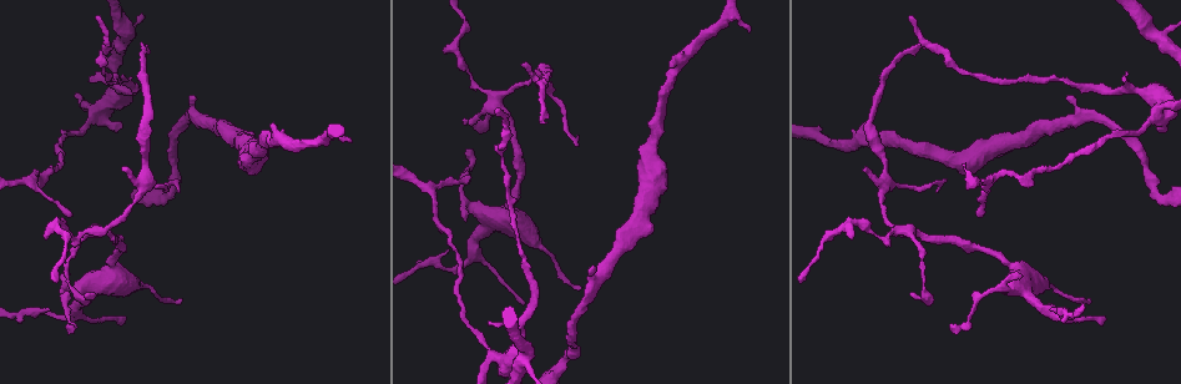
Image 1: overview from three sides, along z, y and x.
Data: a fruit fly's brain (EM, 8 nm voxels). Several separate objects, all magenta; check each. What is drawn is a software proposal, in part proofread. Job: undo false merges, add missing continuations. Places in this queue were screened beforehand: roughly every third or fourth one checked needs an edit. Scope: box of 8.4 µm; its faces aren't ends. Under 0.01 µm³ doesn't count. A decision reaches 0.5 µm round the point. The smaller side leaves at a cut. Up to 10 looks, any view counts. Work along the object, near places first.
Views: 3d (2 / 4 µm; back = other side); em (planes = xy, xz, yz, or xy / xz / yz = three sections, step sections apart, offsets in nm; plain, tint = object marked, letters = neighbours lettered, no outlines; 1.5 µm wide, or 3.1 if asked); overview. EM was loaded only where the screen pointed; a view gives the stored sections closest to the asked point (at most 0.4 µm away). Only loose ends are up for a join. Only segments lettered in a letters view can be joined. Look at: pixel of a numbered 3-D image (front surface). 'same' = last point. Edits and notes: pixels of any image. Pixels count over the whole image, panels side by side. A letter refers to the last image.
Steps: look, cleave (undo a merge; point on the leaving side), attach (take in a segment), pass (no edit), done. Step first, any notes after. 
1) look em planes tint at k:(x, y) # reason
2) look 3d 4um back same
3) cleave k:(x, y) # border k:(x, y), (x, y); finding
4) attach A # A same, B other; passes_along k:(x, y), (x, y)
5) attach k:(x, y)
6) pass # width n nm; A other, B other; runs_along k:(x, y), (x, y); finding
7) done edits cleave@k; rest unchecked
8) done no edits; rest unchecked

look 3d 2um back at 1:(1160, 94) # four arms meet

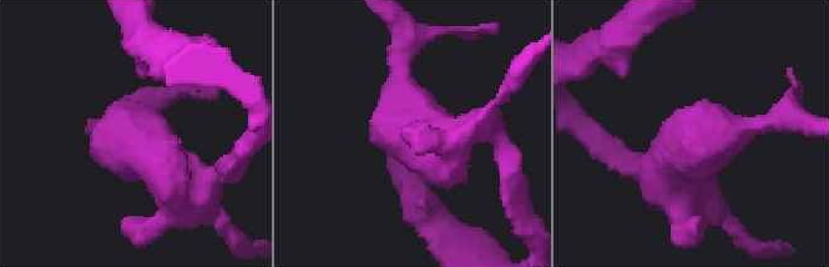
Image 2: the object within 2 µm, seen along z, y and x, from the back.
look em yz step 8 tint at 2:(697, 141) # arms 4

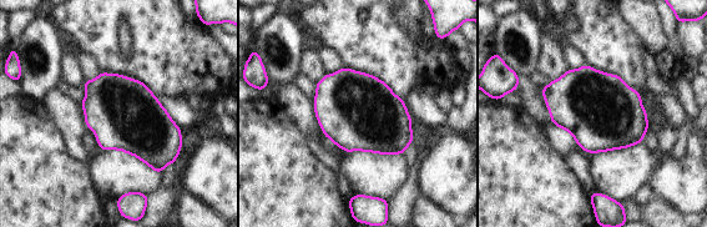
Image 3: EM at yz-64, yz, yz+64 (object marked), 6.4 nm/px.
look em yz step 8 letters same

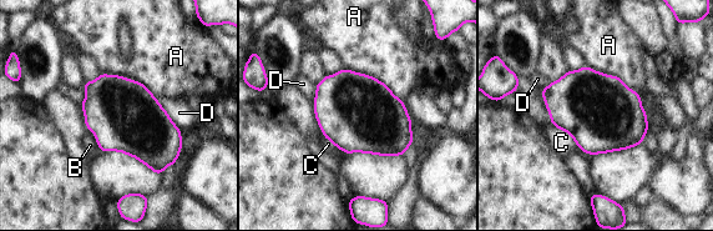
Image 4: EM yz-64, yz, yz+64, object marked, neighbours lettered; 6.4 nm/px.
pass # longest_contact A 460 nm; A other, B other, C other, D other; border 4:(552, 124), (565, 130), (577, 145); continuous, no second neuron

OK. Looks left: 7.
look 3d 2um at 1:(998, 289) # thick turns thin

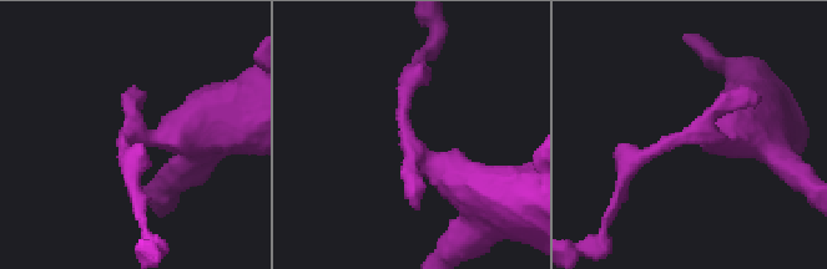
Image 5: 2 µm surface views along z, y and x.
look em xz step 4 tint at 5:(408, 134)

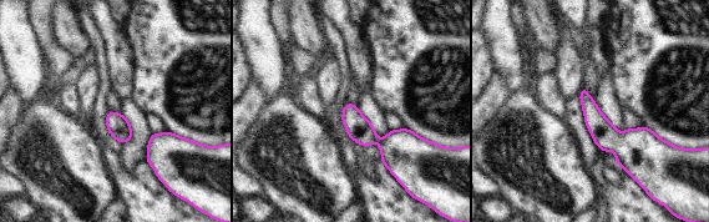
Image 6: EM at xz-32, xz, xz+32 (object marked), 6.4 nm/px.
look em planes letters same

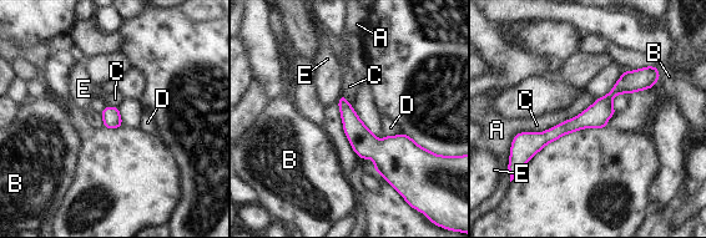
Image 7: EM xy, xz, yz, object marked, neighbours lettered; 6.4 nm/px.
pass # width 110 nm; A other, B other, C other, D other, E other; border 7:(598, 99), (519, 132), (509, 158); one neuron here

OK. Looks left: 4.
look em yz step 4 tint at 1:(70, 232) # abrupt turn

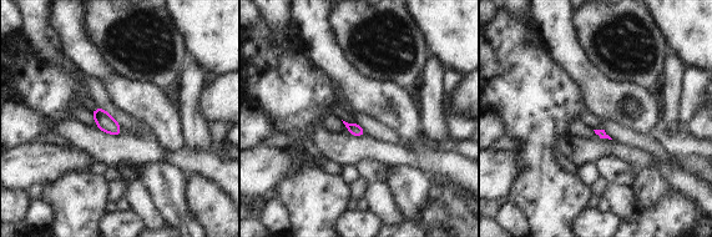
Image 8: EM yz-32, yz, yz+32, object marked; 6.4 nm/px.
look em yz step 4 letters same # what lies round it

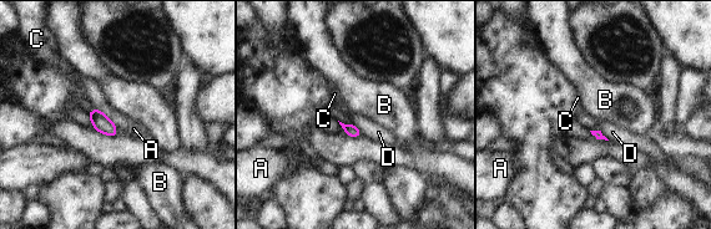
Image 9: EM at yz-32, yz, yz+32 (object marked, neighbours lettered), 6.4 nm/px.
pass # width 60 nm; A other, B other, C other, D other; border 9:(106, 115), (115, 125); all the same neuron

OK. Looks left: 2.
look 3d 4um at 1:(497, 112) # branch stops here

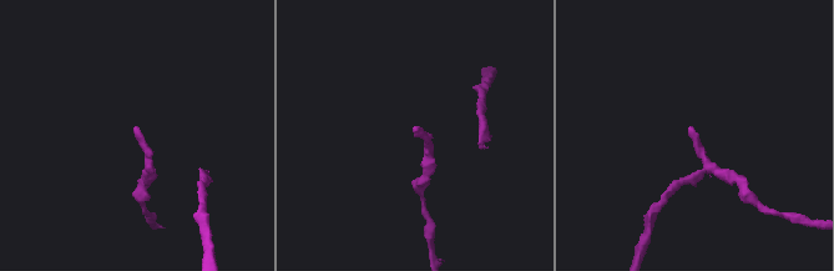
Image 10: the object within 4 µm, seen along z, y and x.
look em planes letters at 10:(413, 130) # shape alone is not enough

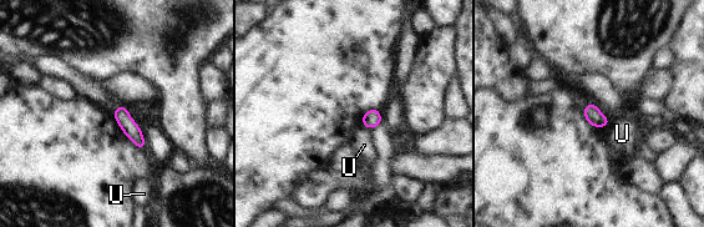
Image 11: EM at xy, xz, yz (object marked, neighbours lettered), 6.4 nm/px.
pass # U other; no lettered segment goes on from it

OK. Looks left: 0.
done no edits; rest unchecked

